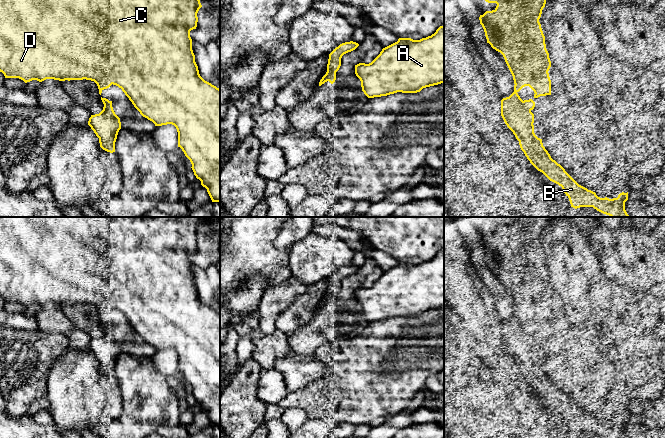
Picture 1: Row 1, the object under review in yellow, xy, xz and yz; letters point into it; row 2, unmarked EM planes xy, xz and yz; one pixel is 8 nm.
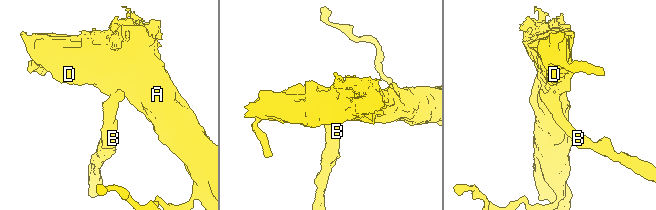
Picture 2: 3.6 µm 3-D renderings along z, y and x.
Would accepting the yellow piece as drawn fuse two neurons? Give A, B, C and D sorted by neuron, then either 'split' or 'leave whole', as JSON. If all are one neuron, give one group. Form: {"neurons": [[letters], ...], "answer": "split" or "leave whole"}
{"neurons": [["A", "C", "D"], ["B"]], "answer": "split"}

